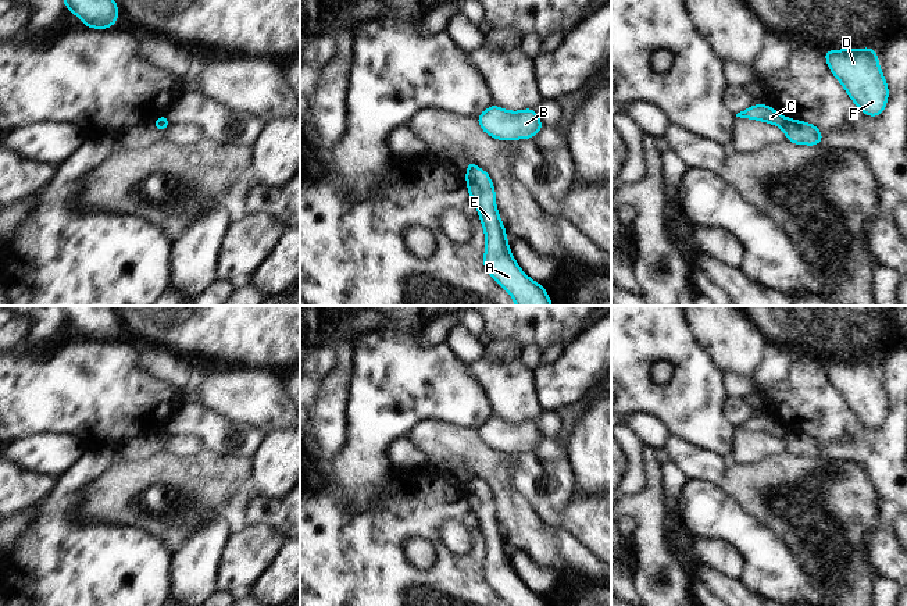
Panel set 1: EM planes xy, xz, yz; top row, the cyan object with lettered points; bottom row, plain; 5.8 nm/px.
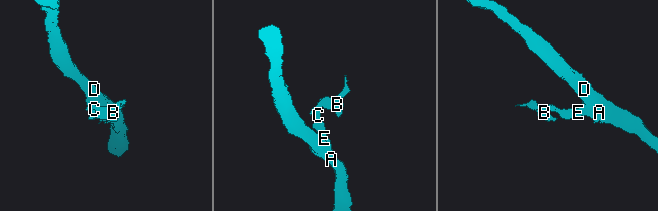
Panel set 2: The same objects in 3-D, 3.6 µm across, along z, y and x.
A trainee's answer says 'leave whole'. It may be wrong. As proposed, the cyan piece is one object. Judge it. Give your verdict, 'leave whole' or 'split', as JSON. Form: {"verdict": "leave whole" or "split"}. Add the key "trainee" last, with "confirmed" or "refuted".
{"verdict": "split", "trainee": "refuted"}

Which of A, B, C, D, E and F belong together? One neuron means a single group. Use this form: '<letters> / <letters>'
A D E F / B C

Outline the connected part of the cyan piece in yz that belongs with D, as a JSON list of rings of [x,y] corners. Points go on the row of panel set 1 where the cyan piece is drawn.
[[[875,47],[828,50],[822,54],[853,103],[868,117],[882,115],[889,88]]]

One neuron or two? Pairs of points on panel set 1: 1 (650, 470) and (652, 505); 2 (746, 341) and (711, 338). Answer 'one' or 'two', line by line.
1: one
2: one

